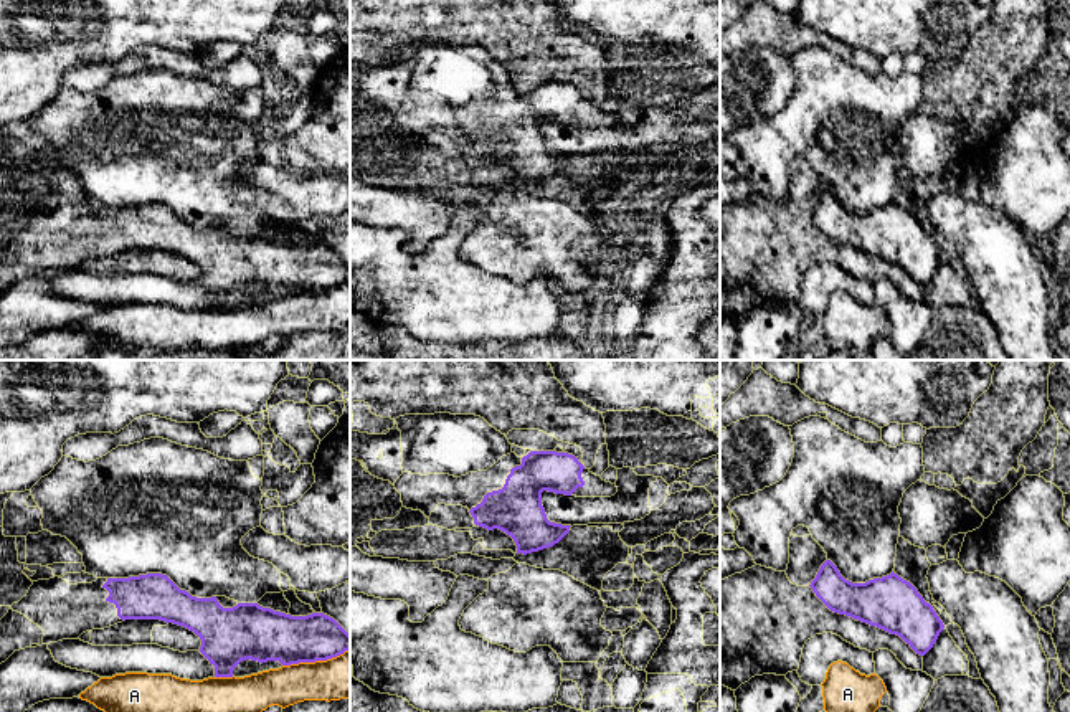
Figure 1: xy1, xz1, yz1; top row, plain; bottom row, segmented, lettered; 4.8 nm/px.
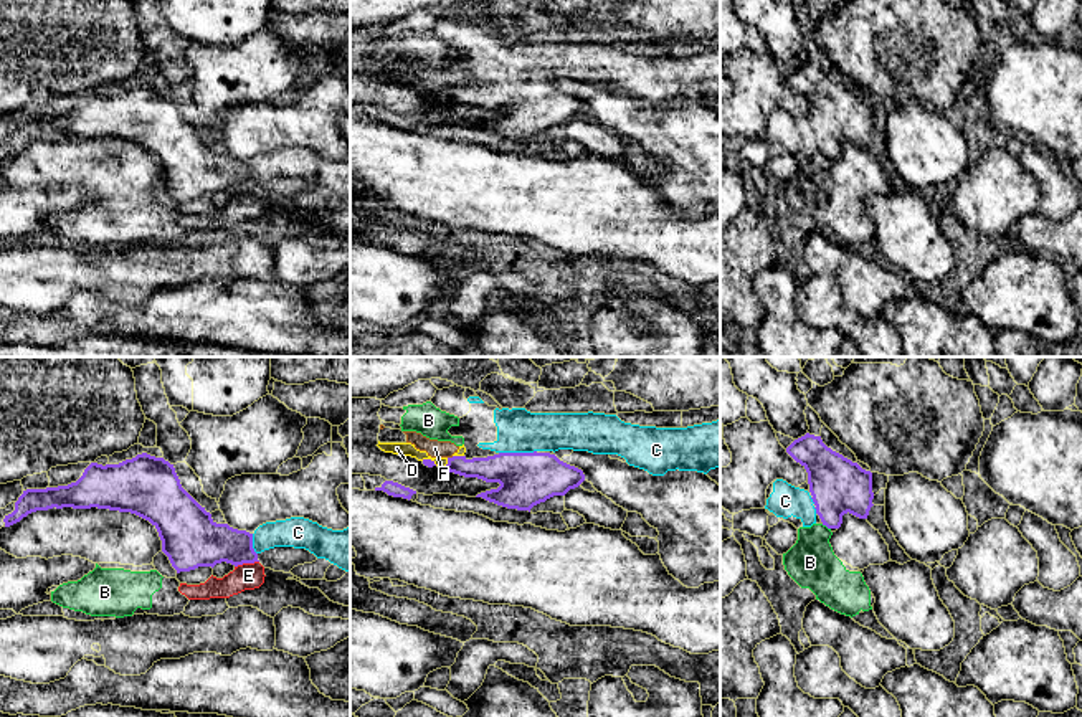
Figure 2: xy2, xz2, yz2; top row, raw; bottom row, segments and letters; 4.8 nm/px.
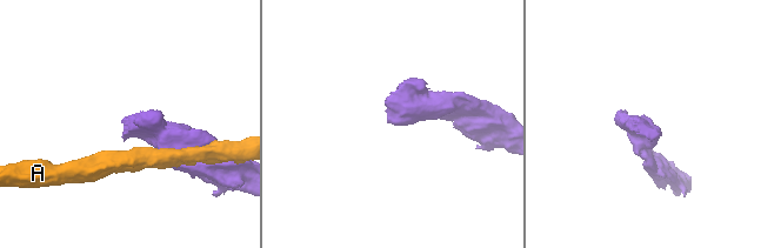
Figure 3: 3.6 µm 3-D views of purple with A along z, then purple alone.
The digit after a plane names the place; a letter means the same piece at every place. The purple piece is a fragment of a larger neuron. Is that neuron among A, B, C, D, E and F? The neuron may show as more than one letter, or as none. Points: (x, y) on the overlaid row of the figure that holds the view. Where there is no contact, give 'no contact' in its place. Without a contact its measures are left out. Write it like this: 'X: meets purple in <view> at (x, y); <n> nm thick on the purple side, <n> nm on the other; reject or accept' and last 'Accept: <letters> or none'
A: meets purple in xy1 at (316, 659); 240 nm thick on the purple side, 220 nm on the other; reject
B: meets purple in yz2 at (826, 526); 280 nm thick on the purple side, 240 nm on the other; reject
C: meets purple in xz2 at (517, 453); 260 nm thick on the purple side, 200 nm on the other; accept
D: meets purple in xz2 at (448, 463); 140 nm thick on the purple side, 60 nm on the other; reject
E: meets purple in xy2 at (246, 562); 240 nm thick on the purple side, 130 nm on the other; reject
F: meets purple in xz2 at (450, 458); 140 nm thick on the purple side, 90 nm on the other; reject
Accept: C

